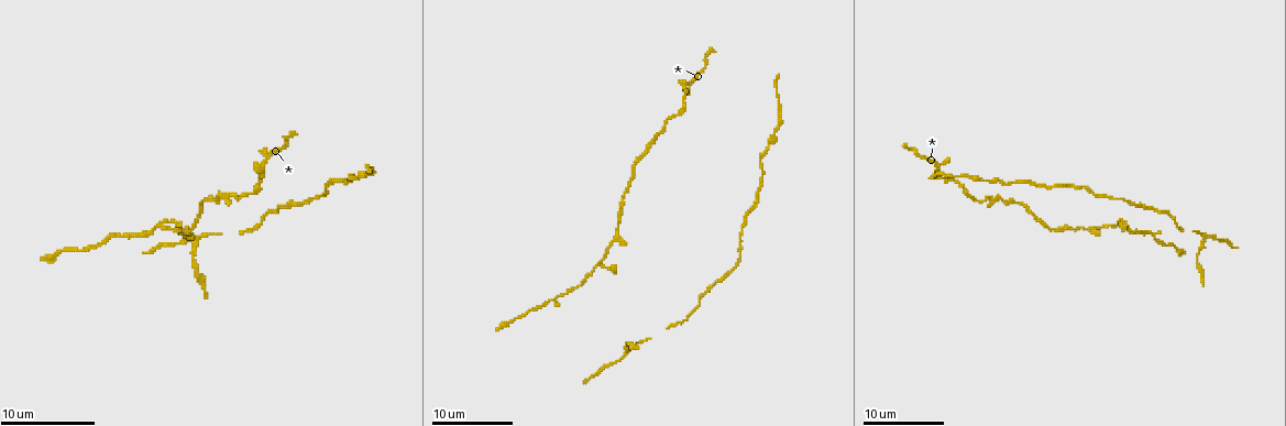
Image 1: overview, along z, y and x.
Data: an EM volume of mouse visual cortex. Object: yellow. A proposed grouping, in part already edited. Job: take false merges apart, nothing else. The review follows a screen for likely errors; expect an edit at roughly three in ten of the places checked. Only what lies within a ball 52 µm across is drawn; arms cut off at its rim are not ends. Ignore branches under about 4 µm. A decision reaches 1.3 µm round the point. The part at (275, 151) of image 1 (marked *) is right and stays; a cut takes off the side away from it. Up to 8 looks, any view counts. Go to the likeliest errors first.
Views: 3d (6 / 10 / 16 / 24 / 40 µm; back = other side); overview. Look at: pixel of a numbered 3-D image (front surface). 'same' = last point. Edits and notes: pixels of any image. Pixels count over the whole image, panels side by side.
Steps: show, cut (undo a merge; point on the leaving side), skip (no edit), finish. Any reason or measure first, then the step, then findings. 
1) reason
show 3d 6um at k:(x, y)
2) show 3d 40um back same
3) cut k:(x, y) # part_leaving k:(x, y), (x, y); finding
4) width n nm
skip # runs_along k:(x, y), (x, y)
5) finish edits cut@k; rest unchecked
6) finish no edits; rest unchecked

arms part here
show 3d 10um at 1:(164, 221)

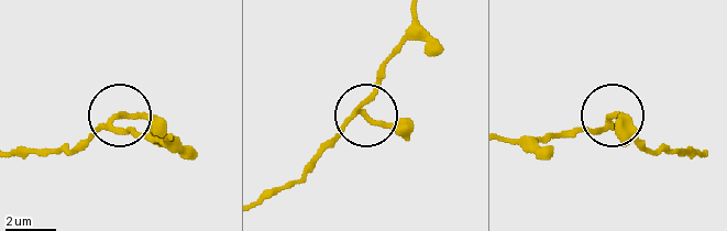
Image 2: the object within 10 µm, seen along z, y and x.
arms 3
skip # runs_along 2:(410, 15), (408, 34), (362, 114), (325, 146); continuous, no second neuron

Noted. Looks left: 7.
three-way junction
show 3d 16um at 1:(194, 244)

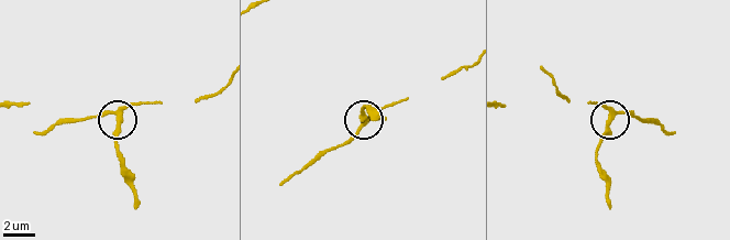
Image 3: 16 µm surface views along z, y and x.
arms 3
cut 3:(117, 145) # part_leaving 3:(119, 122), (115, 141), (119, 161), (137, 207); two neurons meet here

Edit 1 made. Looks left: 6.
redraw
show overview

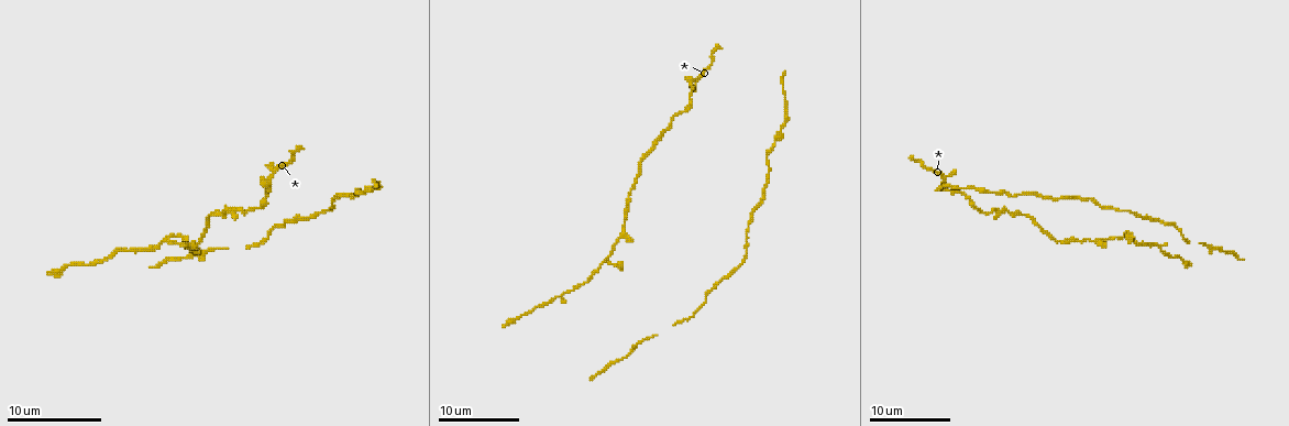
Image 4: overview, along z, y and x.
side arm on a straight run
show 3d 16um at 4:(238, 210)

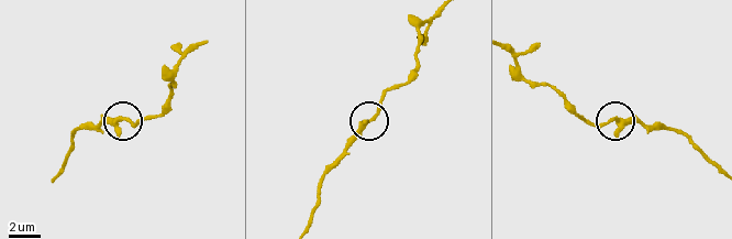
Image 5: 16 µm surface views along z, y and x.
show 3d 16um back at 5:(612, 119)

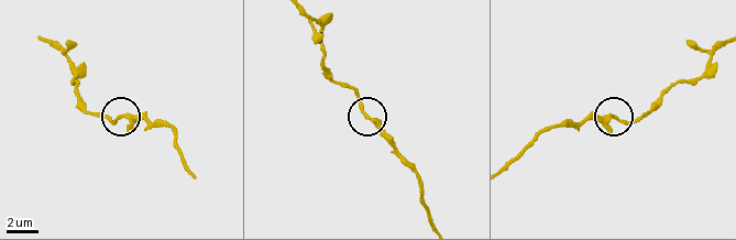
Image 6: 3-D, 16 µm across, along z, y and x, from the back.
skip # runs_along 6:(716, 51), (703, 74), (676, 83), (636, 120), (586, 120); all the same neuron

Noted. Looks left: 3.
three-way junction
show 3d 6um at 4:(943, 178)

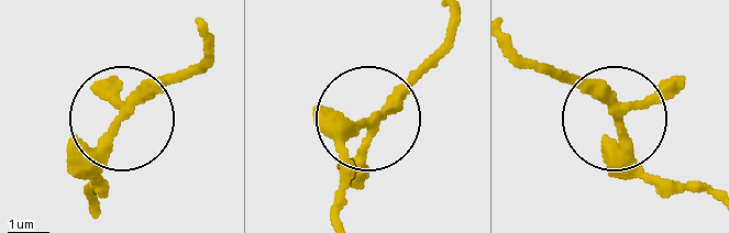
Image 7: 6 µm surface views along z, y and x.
arms 3
skip # continuous, no second neuron

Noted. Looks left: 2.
finish edits cut@3; rest unchecked

